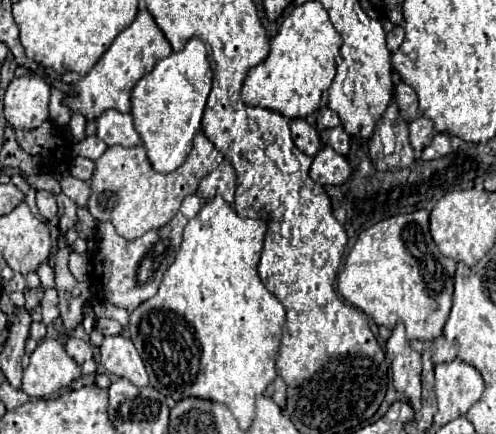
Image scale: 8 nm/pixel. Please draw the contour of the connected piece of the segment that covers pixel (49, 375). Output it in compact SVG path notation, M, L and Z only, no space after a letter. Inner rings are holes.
M42 339L30 355L22 391L30 397L48 397L70 387L82 375L82 367L66 353L64 339Z

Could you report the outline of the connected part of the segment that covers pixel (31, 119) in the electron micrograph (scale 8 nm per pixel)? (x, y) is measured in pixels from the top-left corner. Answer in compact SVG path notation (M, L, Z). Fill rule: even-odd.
M38 75L14 77L4 95L4 117L14 129L34 129L48 119L50 85Z

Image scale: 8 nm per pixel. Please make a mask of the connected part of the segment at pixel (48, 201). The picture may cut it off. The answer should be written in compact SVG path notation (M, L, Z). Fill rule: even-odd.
M38 191L36 193L36 203L38 203L38 209L42 213L42 217L46 219L54 219L56 213L58 213L58 205L56 205L56 199L52 193L48 191Z

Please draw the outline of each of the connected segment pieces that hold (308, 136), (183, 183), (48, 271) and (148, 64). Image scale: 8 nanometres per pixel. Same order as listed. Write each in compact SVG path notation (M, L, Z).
M290 119L290 131L296 147L306 155L316 155L320 151L320 135L306 119Z
M198 131L194 137L194 147L184 165L168 175L152 169L144 147L108 147L106 153L96 161L96 171L90 179L92 195L88 199L88 211L100 221L110 221L118 235L126 239L136 239L152 229L166 225L180 209L182 199L198 189L202 177L214 171L222 163L224 155L214 147L214 143Z
M42 263L36 273L38 273L40 281L42 281L42 287L46 287L46 289L54 289L56 287L56 283L54 283L54 269L48 263Z
M142 7L134 23L114 39L110 49L100 57L100 61L92 67L92 71L84 75L80 83L74 87L78 97L76 99L66 97L66 105L72 111L80 111L88 121L96 119L106 109L118 109L120 113L130 113L132 87L156 65L156 61L168 57L170 53L172 53L170 43L164 39L162 31L154 23L146 7Z

